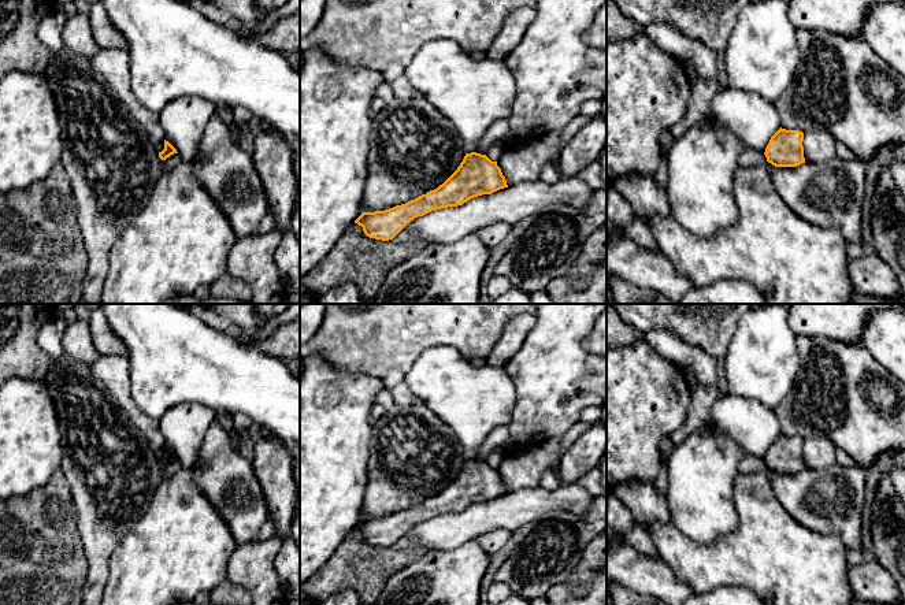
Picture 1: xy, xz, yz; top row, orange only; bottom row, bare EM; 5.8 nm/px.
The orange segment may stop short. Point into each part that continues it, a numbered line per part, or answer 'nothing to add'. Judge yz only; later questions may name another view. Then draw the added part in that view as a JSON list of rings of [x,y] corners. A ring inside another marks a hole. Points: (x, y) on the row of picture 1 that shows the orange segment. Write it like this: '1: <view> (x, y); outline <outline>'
nothing to add

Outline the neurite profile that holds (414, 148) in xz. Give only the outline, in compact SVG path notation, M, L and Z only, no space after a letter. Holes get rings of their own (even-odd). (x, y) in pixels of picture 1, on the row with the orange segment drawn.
M396 97L372 116L363 212L385 211L437 189L464 156L455 125L430 101Z

